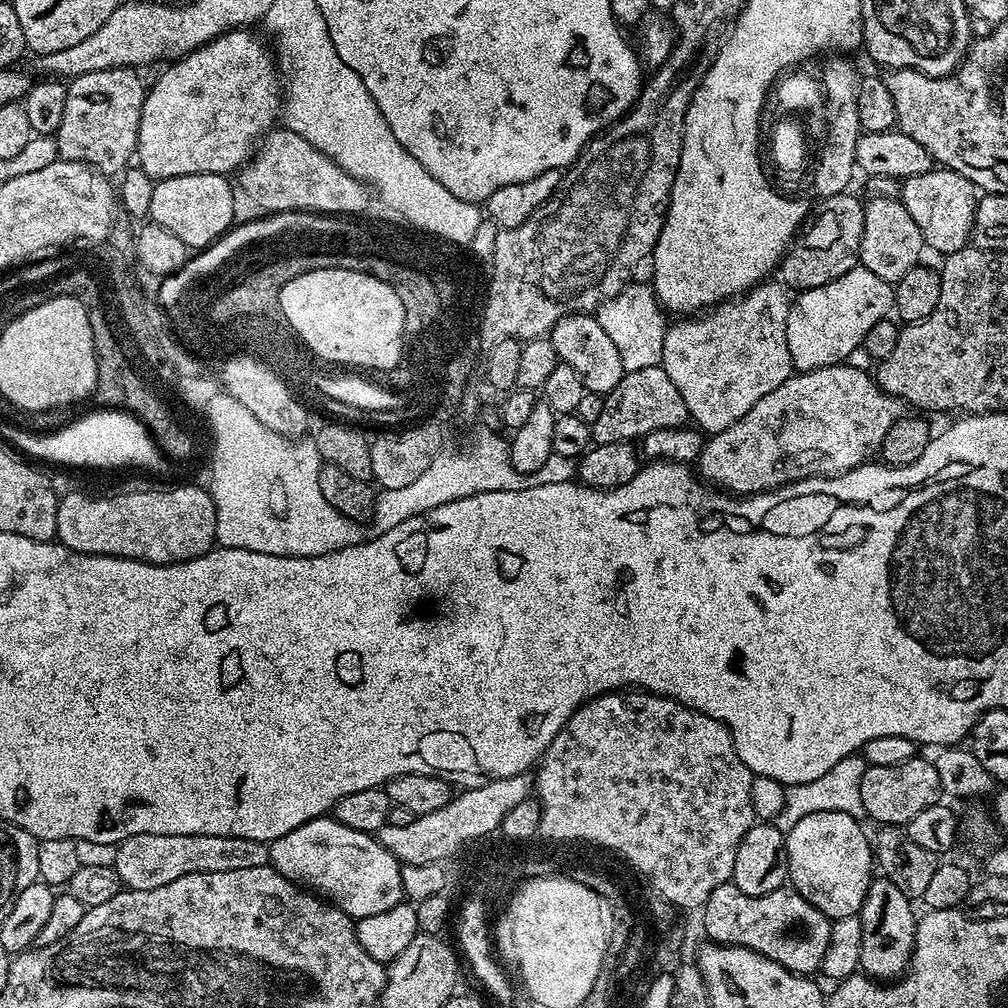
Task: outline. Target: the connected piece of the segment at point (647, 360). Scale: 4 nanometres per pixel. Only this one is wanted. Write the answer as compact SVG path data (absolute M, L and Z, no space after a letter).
M629 282L616 296L605 300L594 313L594 319L600 323L599 331L618 350L620 365L625 372L646 370L646 366L660 364L662 342L666 331L665 313L658 303L655 292L647 283Z

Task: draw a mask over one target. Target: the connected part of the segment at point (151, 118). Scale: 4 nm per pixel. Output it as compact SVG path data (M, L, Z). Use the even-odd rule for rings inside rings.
M251 31L225 32L217 40L195 48L187 56L179 57L167 65L169 68L161 74L160 81L147 89L140 115L135 159L153 182L186 174L235 173L249 163L258 141L273 127L272 119L278 116L278 92L272 89L274 64L269 51L267 54L264 50L263 42L248 32ZM192 80L212 80L212 85L207 92Z

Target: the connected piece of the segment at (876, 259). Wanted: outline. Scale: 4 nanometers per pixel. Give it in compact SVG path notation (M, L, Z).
M871 197L864 204L864 225L862 226L862 242L860 243L859 267L870 270L870 274L878 274L890 285L896 285L908 271L921 263L920 251L926 245L918 230L914 218L910 218L910 210L899 198Z

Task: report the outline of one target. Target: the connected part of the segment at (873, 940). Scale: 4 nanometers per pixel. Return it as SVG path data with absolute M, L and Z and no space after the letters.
M883 878L873 879L866 890L866 898L858 913L862 922L862 954L860 968L867 975L881 981L892 982L904 975L909 960L912 958L912 947L916 945L917 913L912 913L913 901L894 882Z

